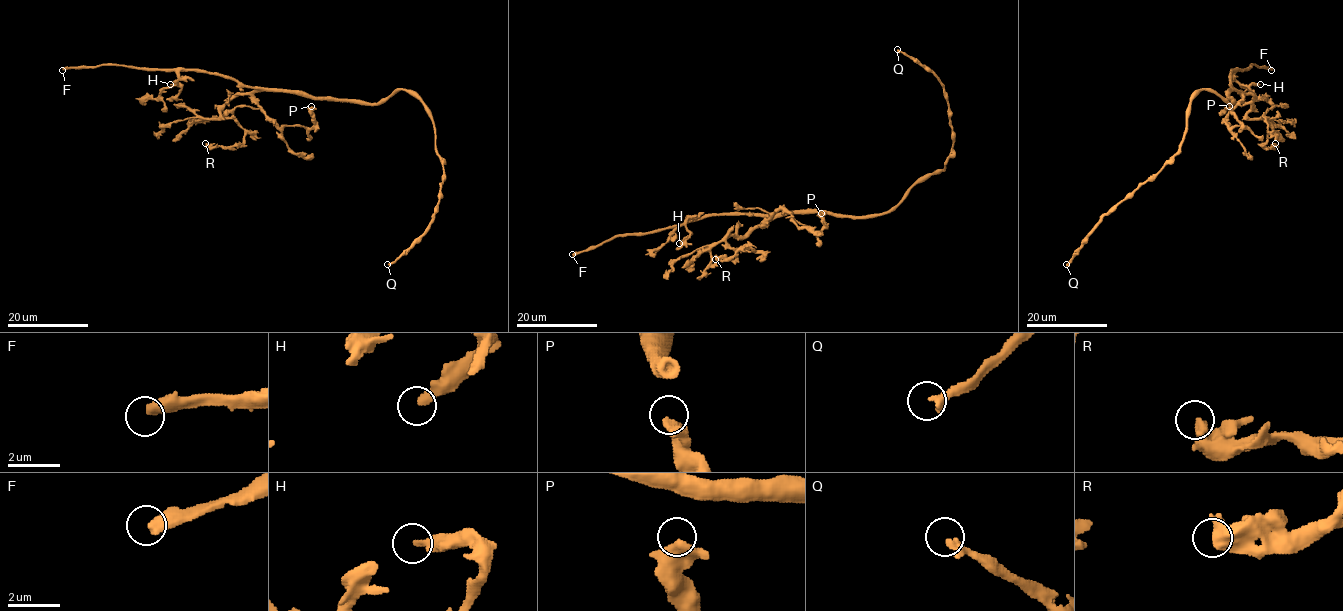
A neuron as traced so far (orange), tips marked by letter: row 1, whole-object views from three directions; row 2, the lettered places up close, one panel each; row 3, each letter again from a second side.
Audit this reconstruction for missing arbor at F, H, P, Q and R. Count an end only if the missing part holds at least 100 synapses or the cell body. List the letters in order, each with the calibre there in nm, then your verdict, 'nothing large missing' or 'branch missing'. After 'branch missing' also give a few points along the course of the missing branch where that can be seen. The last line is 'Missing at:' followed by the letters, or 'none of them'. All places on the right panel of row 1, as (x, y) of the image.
F: calibre 480 nm; branch missing; course (1271, 70), (1284, 78), (1256, 116), (1265, 126), (1268, 149), (1253, 176), (1267, 201), (1253, 192)
H: calibre 320 nm; nothing large missing
P: calibre 400 nm; nothing large missing
Q: calibre 320 nm; nothing large missing
R: calibre 440 nm; nothing large missing
Missing at: F

